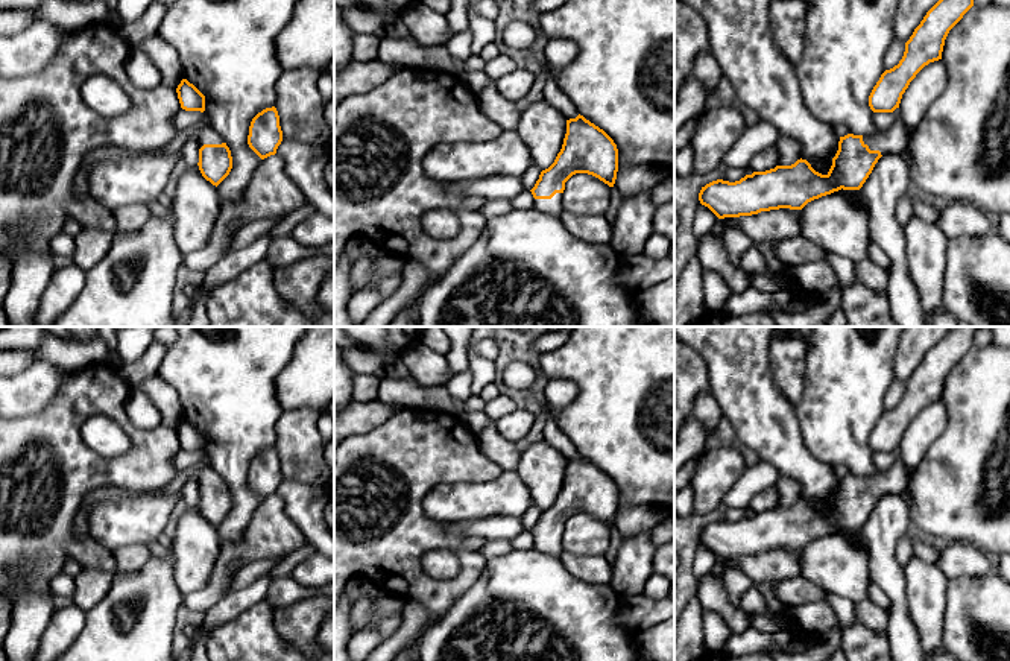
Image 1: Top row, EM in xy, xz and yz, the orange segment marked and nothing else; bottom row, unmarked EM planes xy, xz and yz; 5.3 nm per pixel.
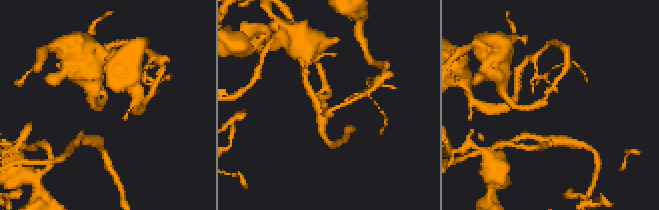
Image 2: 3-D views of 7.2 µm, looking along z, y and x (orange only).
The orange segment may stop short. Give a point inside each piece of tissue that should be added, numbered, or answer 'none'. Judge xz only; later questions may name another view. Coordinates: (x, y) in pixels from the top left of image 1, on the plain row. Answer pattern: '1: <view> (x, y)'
1: xz (553, 546)

